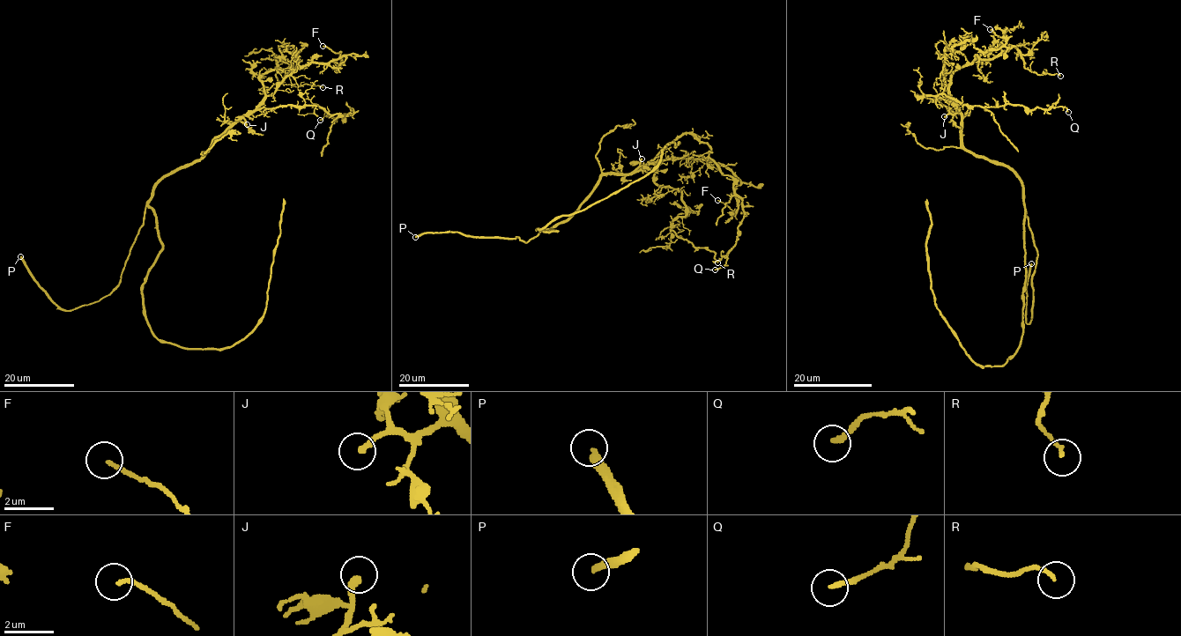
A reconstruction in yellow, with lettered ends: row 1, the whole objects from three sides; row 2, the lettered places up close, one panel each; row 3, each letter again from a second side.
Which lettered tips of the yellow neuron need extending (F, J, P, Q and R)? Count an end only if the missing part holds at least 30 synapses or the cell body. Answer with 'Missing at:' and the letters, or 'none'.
Missing at: J, P

